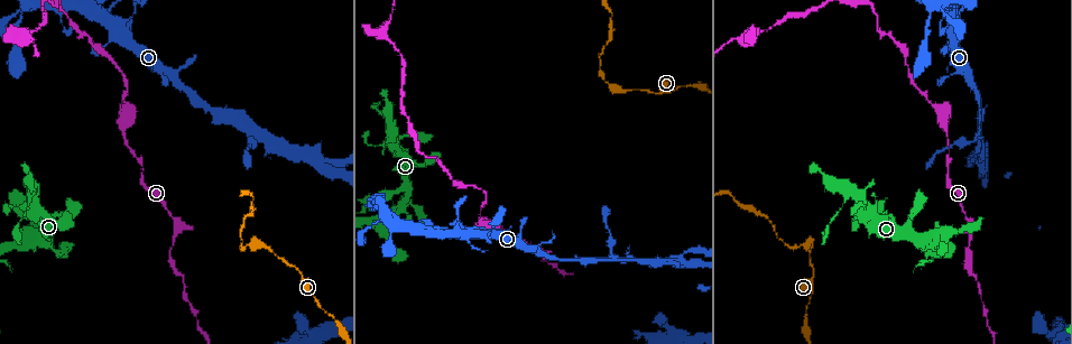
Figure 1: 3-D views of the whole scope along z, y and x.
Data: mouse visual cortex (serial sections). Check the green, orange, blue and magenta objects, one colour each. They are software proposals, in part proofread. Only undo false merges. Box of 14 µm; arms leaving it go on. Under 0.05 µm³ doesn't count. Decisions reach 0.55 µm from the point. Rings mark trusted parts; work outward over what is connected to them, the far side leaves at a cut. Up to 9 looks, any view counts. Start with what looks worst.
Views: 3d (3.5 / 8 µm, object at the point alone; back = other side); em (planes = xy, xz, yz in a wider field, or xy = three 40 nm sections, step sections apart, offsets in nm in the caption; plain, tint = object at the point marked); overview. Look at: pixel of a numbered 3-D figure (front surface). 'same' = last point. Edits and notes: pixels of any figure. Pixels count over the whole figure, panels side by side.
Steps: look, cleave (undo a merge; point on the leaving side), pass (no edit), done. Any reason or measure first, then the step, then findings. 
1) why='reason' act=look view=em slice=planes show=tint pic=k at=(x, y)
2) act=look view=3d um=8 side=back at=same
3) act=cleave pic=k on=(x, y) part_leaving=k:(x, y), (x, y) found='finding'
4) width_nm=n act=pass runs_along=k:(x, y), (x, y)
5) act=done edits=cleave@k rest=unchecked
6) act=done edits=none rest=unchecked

why='looks like a crossing' act=look view=em slice=xy step=3 show=tint pic=1 at=(613, 260)

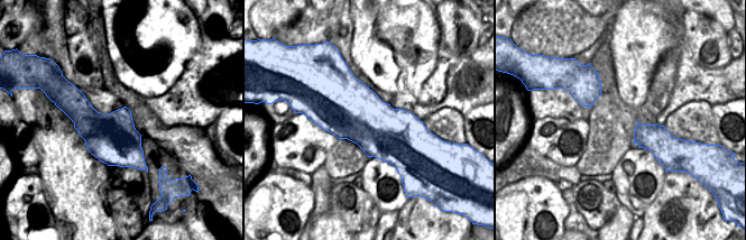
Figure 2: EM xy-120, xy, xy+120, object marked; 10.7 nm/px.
why='wider look' act=look view=3d um=3.5 at=same

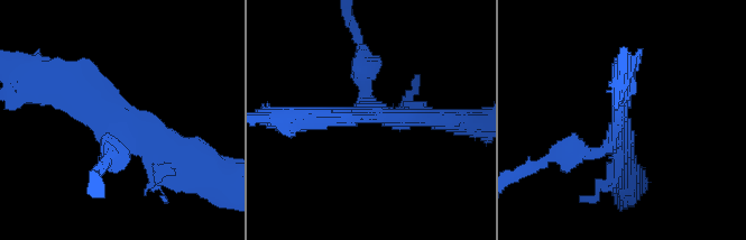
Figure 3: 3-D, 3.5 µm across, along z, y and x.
act=pass runs_along=3:(56, 76), (114, 125), (183, 146) found='continuous, no second cell'

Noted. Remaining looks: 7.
why='thin arm on a thick one' act=look view=3d um=3.5 pic=1 at=(848, 193)

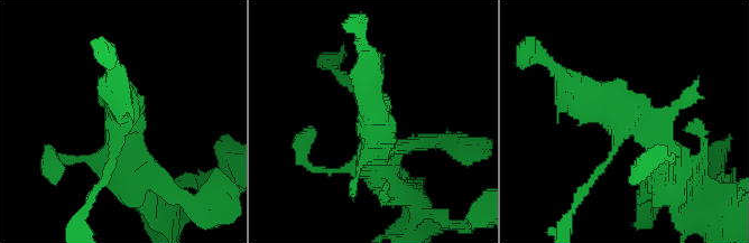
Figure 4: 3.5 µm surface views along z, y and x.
act=look view=em slice=xy step=2 show=tint pic=4 at=(631, 123)

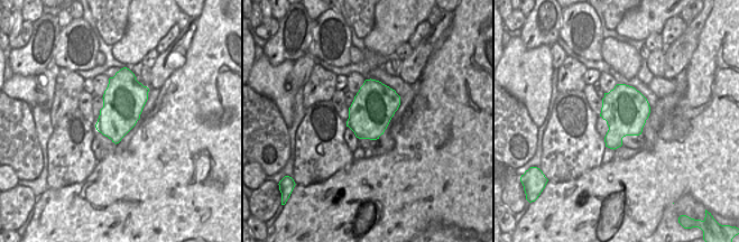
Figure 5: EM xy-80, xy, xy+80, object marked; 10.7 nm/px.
act=pass runs_along=4:(672, 173), (644, 121), (574, 86) found='continuous, no second cell'

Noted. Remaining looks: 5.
why='sharp bend' act=look view=3d um=3.5 pic=1 at=(26, 31)

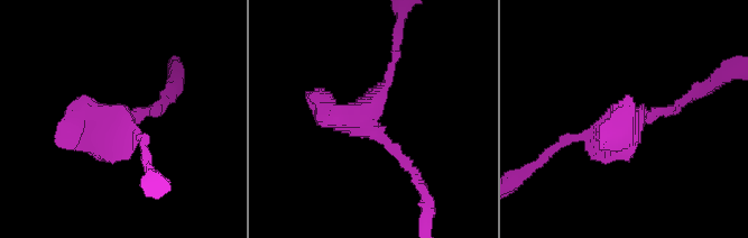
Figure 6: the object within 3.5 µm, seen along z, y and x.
why='now the EM' act=look view=em slice=xy step=1 show=tint pic=6 at=(369, 119)

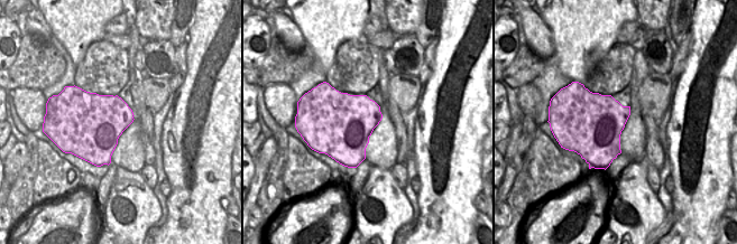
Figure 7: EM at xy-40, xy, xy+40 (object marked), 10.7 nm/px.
act=pass runs_along=6:(413, 172), (320, 94) found='all the same cell'

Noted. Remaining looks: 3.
why='three-way junction' act=look view=3d um=3.5 side=back pic=1 at=(985, 164)

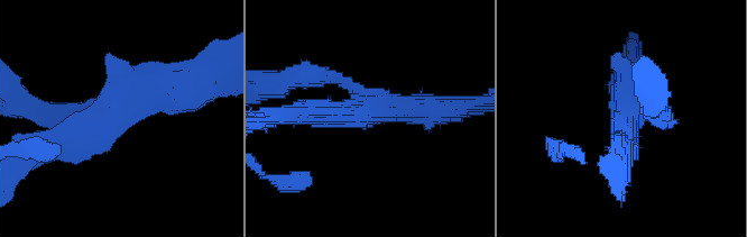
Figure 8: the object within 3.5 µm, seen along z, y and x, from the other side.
why='now the EM' act=look view=em slice=xy step=5 show=tint pic=8 at=(117, 113)

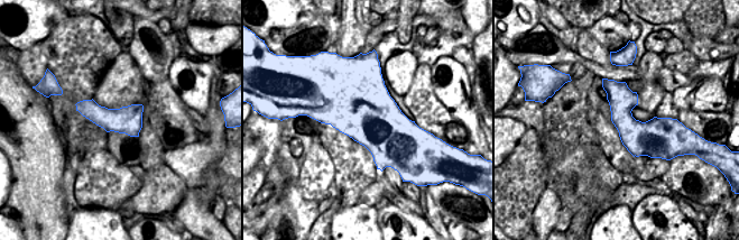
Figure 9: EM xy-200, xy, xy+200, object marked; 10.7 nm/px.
act=pass runs_along=8:(184, 87), (147, 90), (51, 146) found='continuous, no second cell'

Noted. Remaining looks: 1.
act=done edits=none rest=unchecked

